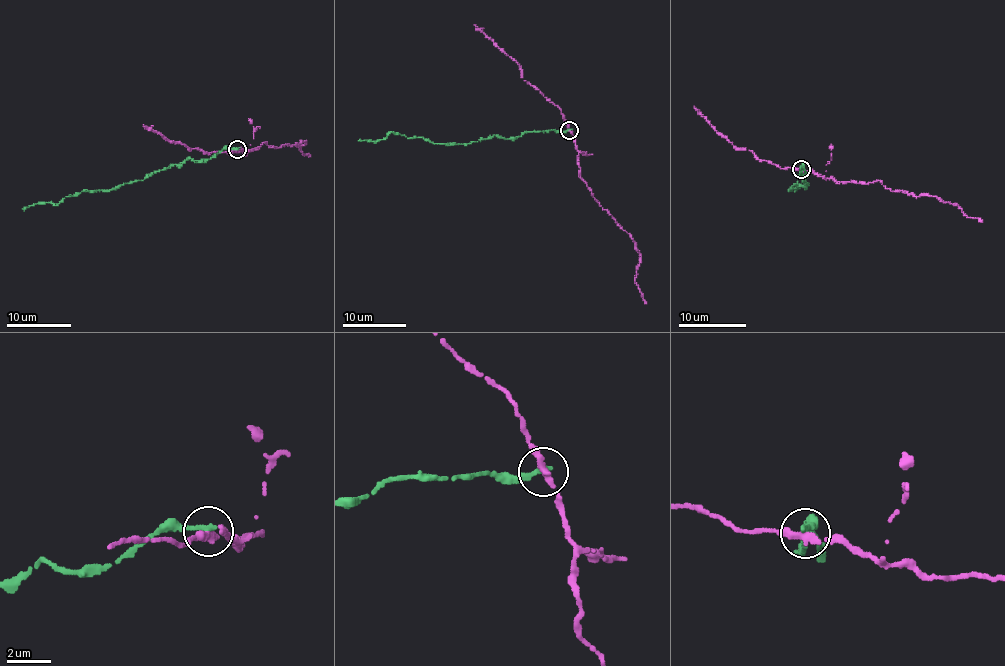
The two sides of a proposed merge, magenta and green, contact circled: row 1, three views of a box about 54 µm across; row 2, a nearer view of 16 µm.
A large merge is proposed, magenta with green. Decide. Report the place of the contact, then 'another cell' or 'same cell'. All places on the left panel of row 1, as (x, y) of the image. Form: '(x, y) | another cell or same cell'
(237, 149) | another cell

